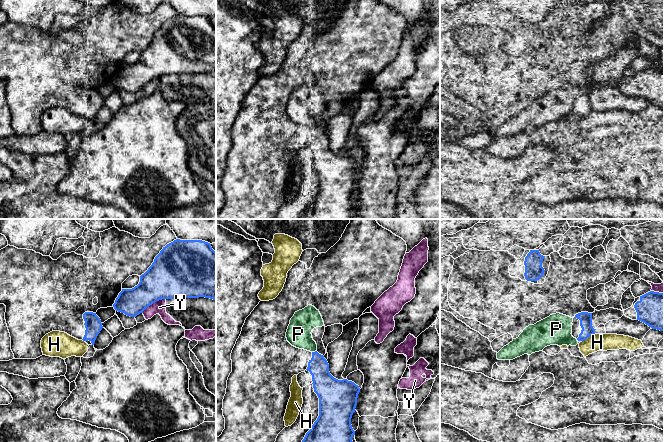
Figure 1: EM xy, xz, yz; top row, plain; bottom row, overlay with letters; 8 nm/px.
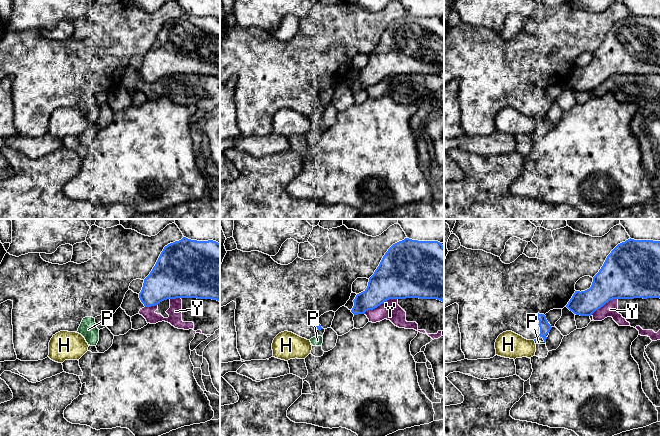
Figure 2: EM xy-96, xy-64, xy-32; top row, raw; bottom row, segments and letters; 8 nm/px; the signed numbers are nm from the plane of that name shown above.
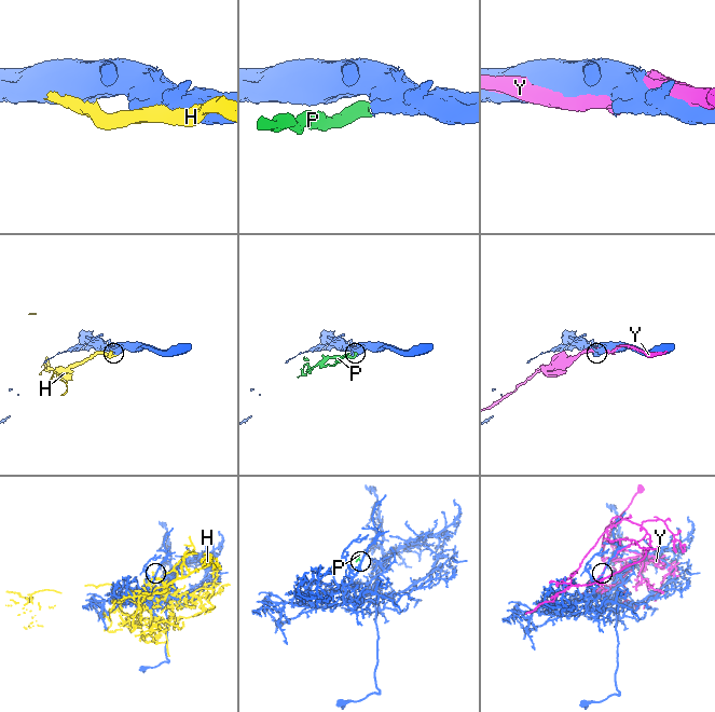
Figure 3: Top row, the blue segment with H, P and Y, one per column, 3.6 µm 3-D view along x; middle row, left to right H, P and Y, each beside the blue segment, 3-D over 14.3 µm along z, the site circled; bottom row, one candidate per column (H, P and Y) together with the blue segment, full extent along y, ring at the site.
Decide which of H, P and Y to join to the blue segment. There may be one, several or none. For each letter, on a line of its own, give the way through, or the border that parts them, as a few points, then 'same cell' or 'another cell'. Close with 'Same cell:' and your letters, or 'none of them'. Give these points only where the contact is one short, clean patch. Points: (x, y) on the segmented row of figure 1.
H: another cell
P: same cell
Y: another cell
Same cell: P

